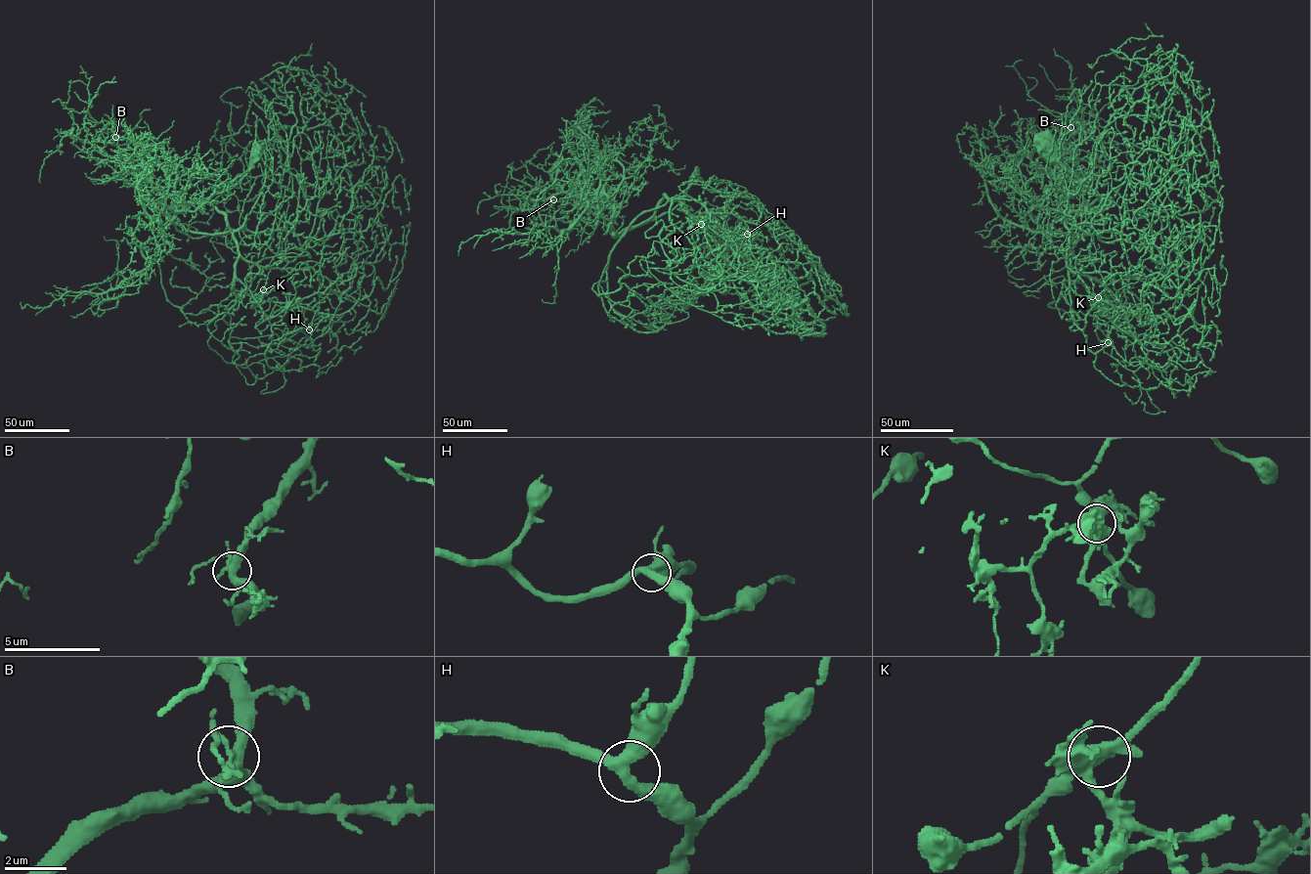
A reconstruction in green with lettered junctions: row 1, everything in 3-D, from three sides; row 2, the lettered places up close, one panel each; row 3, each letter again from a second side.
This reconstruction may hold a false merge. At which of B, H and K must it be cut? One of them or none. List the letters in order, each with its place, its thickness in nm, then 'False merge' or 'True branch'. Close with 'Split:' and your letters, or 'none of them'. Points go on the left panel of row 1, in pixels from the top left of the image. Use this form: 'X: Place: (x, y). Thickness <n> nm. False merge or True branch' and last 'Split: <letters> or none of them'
B: Place: (115, 137). Thickness 360 nm. True branch
H: Place: (309, 329). Thickness 360 nm. True branch
K: Place: (263, 289). Thickness 400 nm. False merge
Split: K

